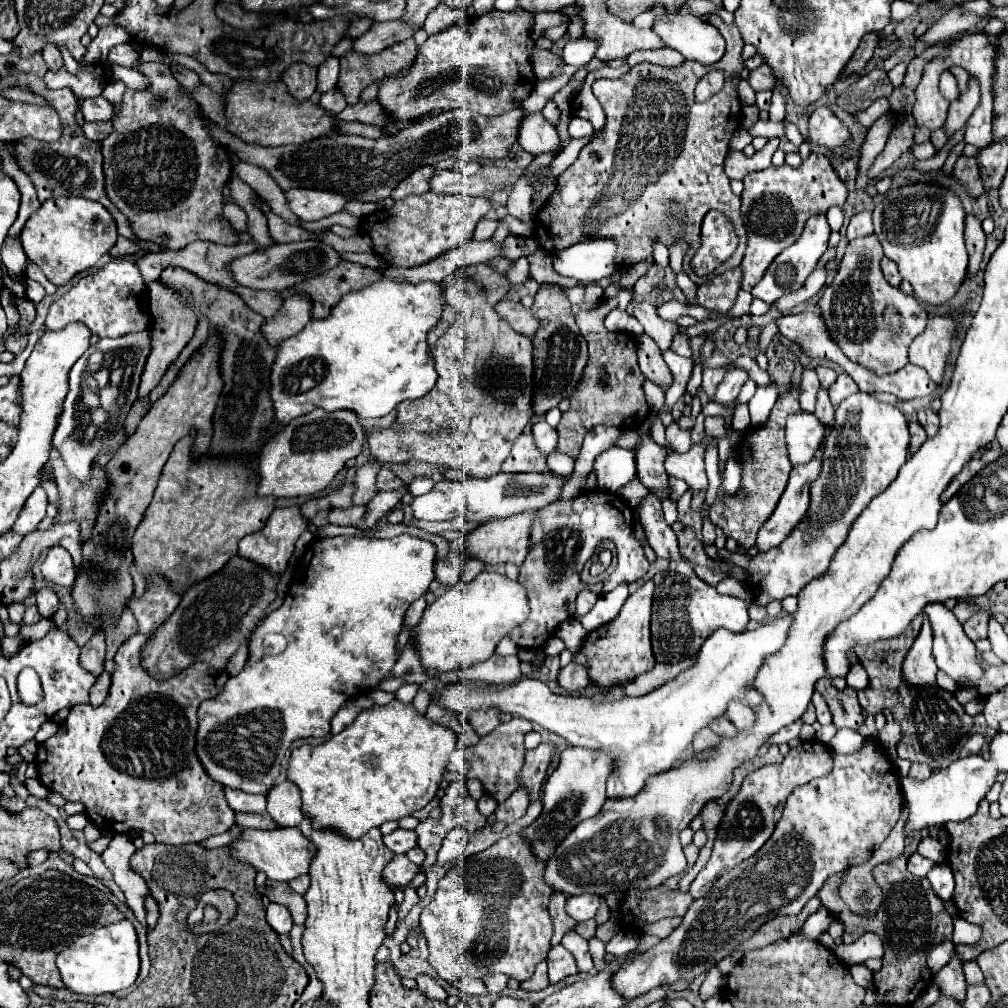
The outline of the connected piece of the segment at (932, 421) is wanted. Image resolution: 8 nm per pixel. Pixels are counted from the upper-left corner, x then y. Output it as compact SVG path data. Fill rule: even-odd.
M923 408L923 410L919 410L919 412L917 412L917 418L919 418L919 422L923 424L923 428L925 428L925 432L927 432L927 436L929 436L929 438L931 438L933 434L937 434L939 418L937 418L937 414L935 414L933 410Z

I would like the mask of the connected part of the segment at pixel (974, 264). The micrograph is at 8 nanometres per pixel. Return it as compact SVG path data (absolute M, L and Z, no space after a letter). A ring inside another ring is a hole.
M967 214L965 218L965 246L969 252L967 276L975 276L979 272L979 264L985 250L985 232L981 228L981 222L973 214Z

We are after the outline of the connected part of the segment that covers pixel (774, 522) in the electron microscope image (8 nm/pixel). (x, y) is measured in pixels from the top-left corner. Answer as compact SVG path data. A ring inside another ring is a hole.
M823 446L817 450L811 462L795 466L791 470L789 484L777 508L773 510L773 516L761 526L761 532L757 532L755 548L761 548L761 552L765 552L777 546L805 518L809 510L809 484L821 472L821 458L823 458Z

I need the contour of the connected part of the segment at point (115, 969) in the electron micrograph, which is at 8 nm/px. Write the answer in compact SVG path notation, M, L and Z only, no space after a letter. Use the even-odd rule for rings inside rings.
M129 920L109 924L93 930L87 936L77 938L73 944L63 948L57 954L57 968L67 990L85 996L97 996L105 992L117 992L129 988L139 974L139 956L137 956L137 932Z

